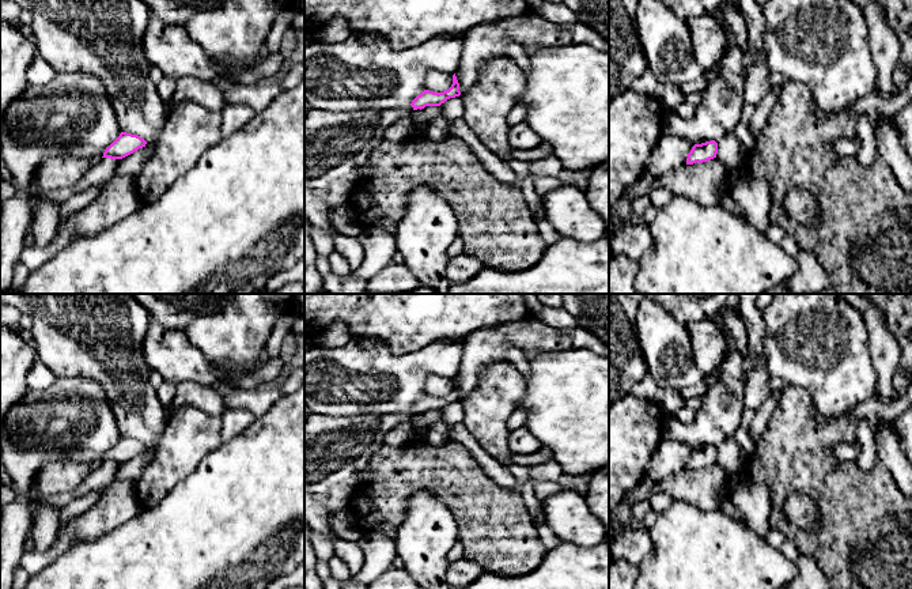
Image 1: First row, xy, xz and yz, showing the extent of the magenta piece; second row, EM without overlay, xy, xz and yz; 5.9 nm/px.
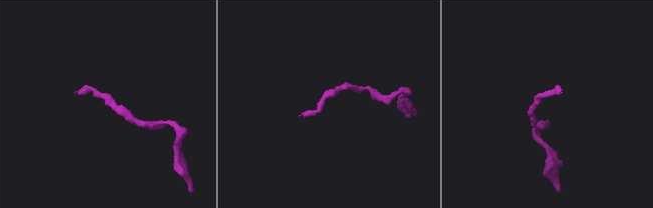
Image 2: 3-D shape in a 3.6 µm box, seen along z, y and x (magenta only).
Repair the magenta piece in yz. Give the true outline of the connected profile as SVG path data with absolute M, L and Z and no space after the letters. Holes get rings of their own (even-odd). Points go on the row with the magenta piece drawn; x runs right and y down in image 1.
M715 140L705 141L701 144L695 144L688 154L686 165L693 165L696 162L703 163L709 159L716 158L718 154L718 143Z

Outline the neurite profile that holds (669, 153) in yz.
M662 132L652 148L646 170L656 177L686 165L688 154L693 146L689 140Z

